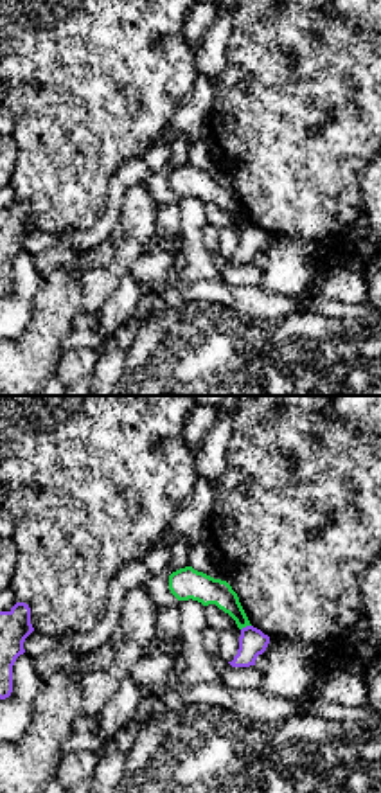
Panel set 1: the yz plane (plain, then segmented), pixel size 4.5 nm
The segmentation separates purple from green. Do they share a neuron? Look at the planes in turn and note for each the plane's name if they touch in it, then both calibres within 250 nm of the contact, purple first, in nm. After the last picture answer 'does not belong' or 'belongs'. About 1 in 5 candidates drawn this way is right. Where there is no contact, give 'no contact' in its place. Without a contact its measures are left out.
yz | 130/130 nm

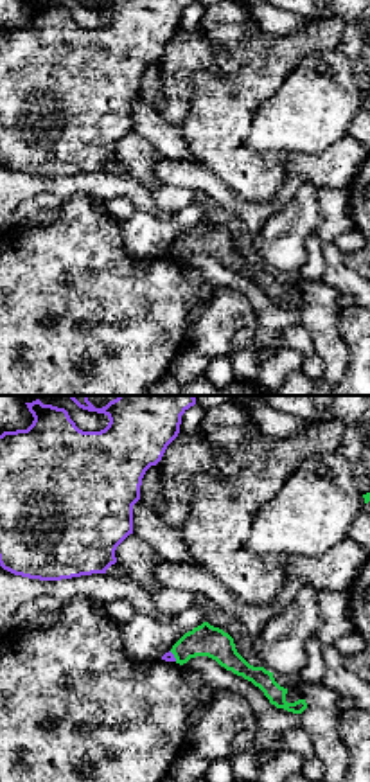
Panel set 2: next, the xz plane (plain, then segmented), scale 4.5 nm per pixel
xz | 50/140 nm

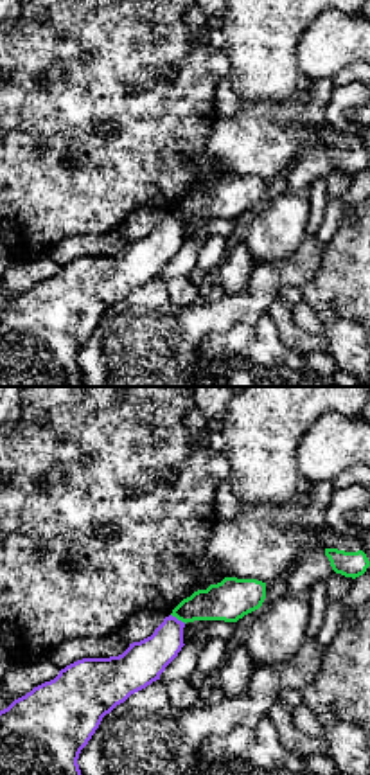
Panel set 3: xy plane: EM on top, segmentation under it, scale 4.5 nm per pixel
xy | 190/180 nm

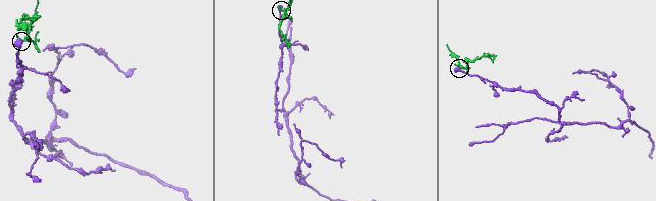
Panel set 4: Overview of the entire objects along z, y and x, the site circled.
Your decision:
does not belong

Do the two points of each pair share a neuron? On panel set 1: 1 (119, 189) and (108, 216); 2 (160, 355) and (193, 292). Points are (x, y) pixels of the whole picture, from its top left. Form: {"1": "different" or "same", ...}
{"1": "same", "2": "different"}

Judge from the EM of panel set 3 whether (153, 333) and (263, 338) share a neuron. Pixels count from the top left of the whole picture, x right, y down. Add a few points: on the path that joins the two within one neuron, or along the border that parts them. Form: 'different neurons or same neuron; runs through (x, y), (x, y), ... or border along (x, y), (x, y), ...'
different neurons; border along (250, 324), (214, 329), (193, 367)

